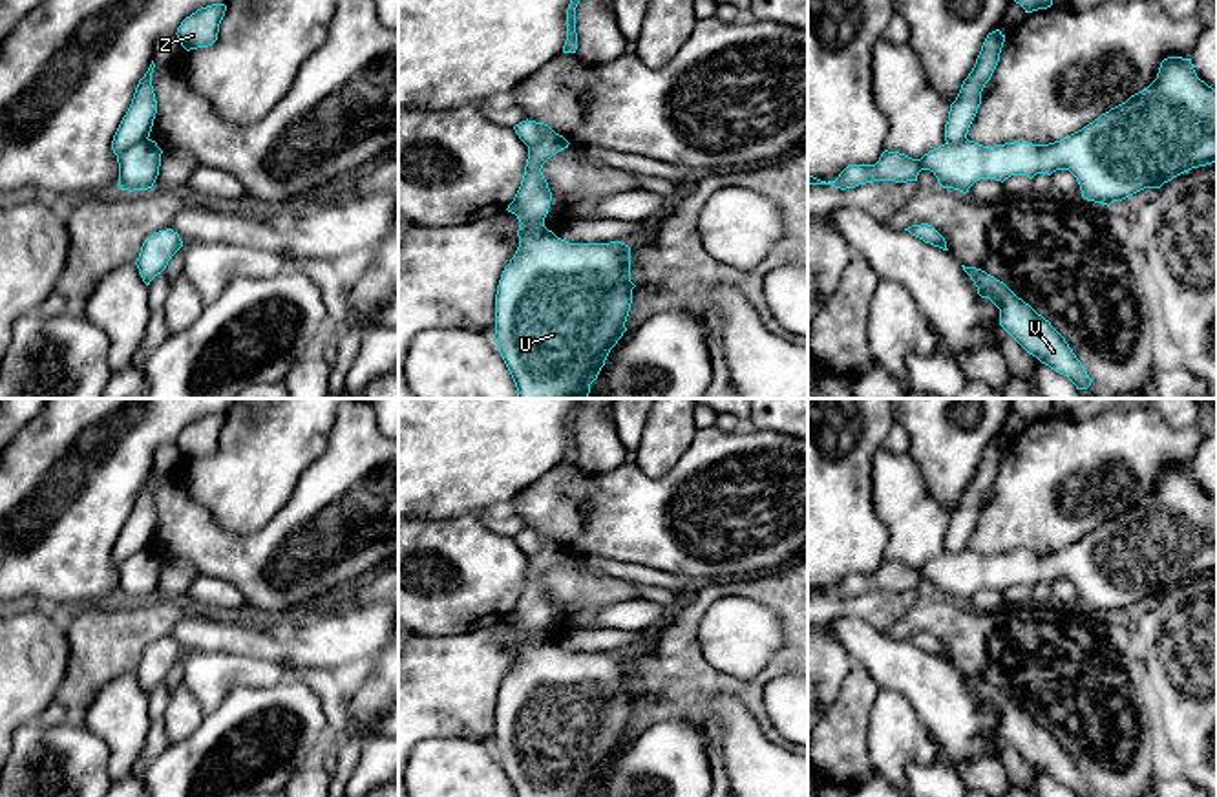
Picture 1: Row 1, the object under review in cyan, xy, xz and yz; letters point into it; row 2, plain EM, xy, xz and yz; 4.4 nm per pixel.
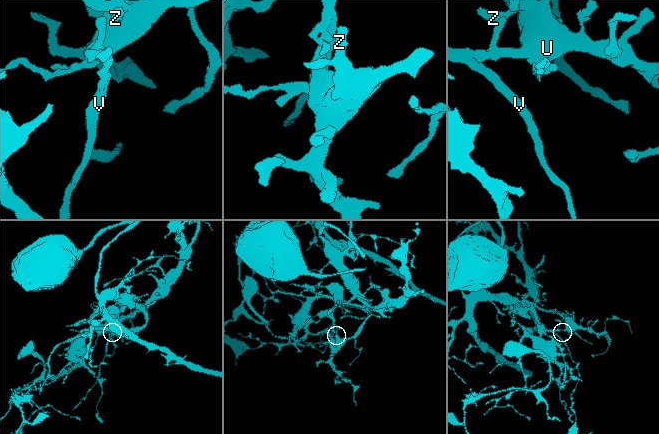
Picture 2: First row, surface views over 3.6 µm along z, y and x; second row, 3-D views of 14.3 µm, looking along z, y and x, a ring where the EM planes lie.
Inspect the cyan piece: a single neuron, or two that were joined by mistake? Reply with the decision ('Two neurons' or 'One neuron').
Two neurons

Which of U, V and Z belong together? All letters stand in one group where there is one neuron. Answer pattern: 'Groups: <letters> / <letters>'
Groups: U Z / V

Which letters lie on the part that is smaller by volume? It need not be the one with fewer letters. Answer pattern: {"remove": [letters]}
{"remove": ["V"]}

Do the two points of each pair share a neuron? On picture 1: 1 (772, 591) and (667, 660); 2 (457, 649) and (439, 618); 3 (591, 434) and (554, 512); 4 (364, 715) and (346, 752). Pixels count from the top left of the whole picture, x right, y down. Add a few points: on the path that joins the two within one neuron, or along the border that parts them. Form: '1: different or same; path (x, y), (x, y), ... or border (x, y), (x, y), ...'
1: same; path (740, 587), (717, 589), (691, 615), (684, 629)
2: different; border (492, 626), (450, 637), (417, 635)
3: different; border (576, 461), (589, 474), (605, 474), (622, 463)
4: different; border (344, 706), (355, 722), (355, 730), (366, 739)

